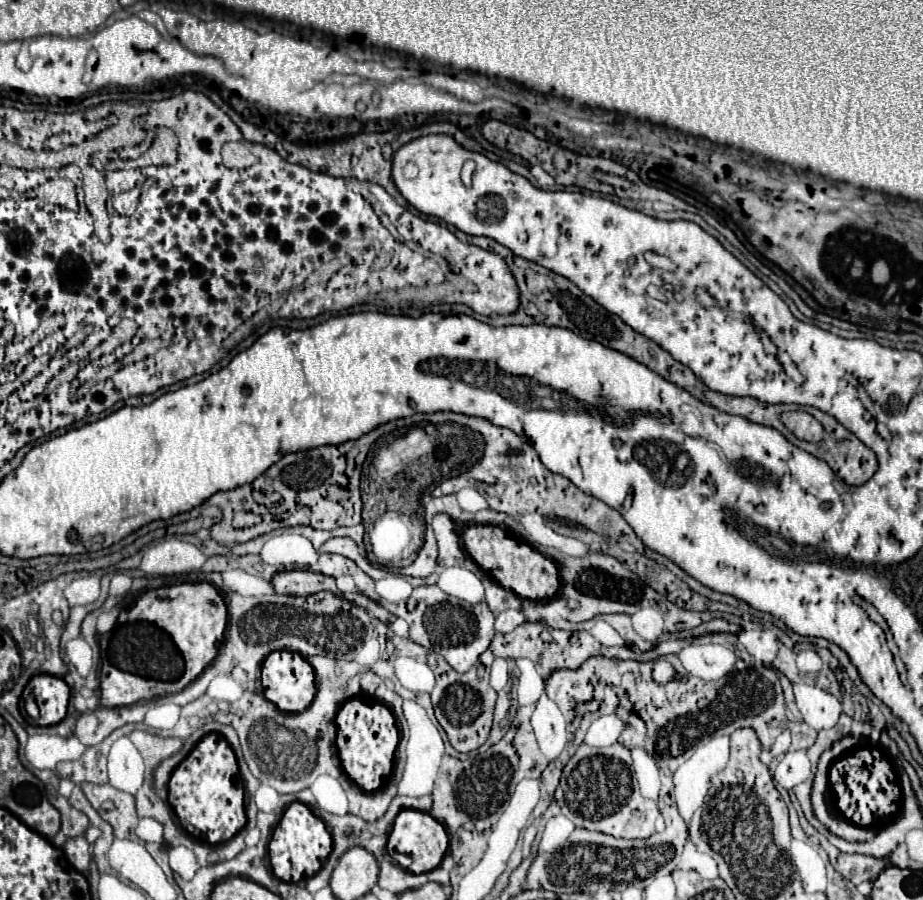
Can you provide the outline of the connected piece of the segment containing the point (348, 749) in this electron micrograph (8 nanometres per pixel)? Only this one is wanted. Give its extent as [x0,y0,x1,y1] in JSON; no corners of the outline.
[337,697,399,791]

